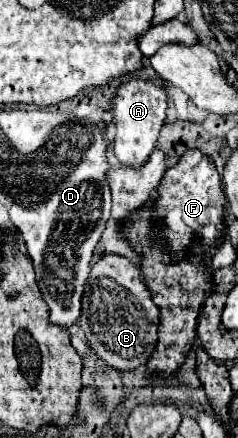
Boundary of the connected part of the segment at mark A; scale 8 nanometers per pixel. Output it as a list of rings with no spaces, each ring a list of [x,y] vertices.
[[[130,77],[118,85],[116,95],[110,99],[110,113],[112,113],[110,125],[116,129],[112,149],[120,163],[130,167],[140,167],[146,163],[146,159],[154,151],[158,133],[164,127],[166,109],[168,109],[168,93],[162,81]]]

